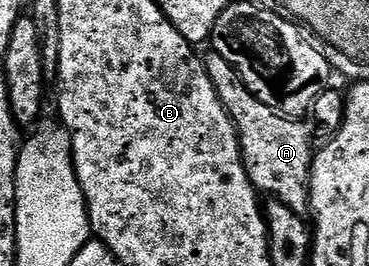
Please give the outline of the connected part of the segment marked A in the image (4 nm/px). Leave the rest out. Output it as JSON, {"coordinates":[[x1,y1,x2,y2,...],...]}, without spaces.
{"coordinates":[[211,52,205,58,209,80,217,88,221,104,235,122,235,131,239,133,239,149,243,152,243,167,249,180,260,195,281,200,293,212,306,215,311,209,311,160,313,149,313,130,306,121,288,118,278,114,269,104,261,104,253,92,241,80,241,76,225,60,225,56]]}

